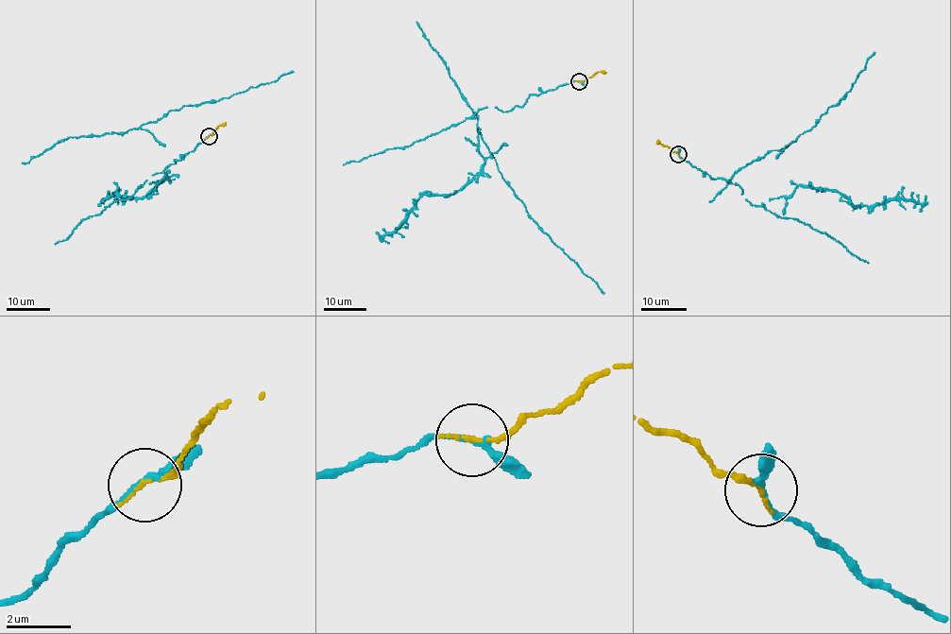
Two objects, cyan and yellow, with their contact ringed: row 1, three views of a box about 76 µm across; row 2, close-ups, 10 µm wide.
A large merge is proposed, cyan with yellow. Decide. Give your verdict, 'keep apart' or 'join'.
join

